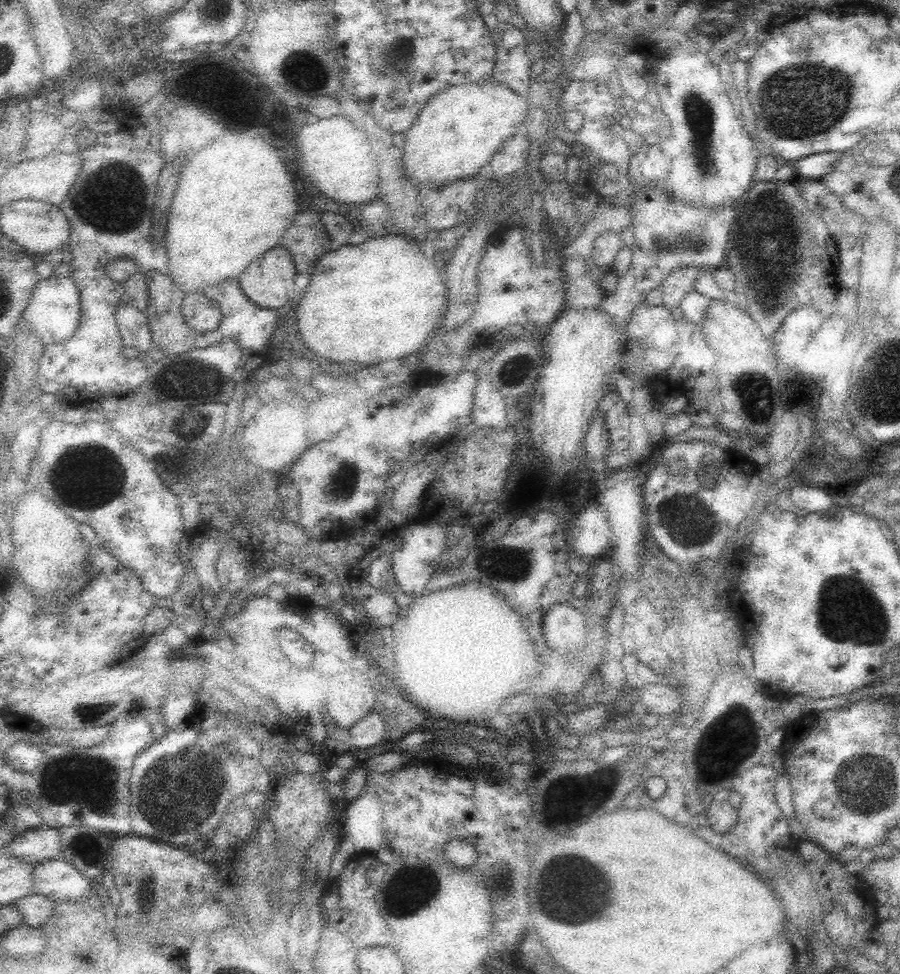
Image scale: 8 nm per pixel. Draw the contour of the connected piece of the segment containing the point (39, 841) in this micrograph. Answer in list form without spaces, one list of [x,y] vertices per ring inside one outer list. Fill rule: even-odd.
[[[38,827],[36,829],[23,830],[3,851],[8,849],[18,858],[34,864],[42,862],[42,860],[60,857],[62,851],[62,841],[60,841],[60,838],[61,830],[58,828]]]

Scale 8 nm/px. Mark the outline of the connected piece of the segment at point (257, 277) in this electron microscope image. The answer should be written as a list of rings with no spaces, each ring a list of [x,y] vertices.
[[[272,248],[262,258],[246,266],[238,280],[242,292],[254,304],[282,311],[282,306],[288,304],[286,300],[290,300],[288,294],[292,290],[298,290],[294,286],[294,278],[296,270],[288,250]]]

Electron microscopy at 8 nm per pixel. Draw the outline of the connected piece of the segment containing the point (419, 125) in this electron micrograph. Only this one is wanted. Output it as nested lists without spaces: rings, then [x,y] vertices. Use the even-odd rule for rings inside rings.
[[[492,77],[476,82],[463,82],[450,85],[446,90],[436,92],[425,102],[414,124],[400,138],[399,146],[404,146],[402,160],[408,179],[416,186],[439,185],[454,182],[461,178],[474,177],[487,170],[492,154],[496,154],[504,143],[516,133],[523,131],[523,125],[530,112],[525,96],[522,96],[504,83],[496,82]]]

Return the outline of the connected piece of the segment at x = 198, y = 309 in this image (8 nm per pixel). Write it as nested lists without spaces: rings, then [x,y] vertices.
[[[202,291],[186,292],[181,302],[181,313],[196,332],[206,332],[217,327],[222,318],[217,302]]]

